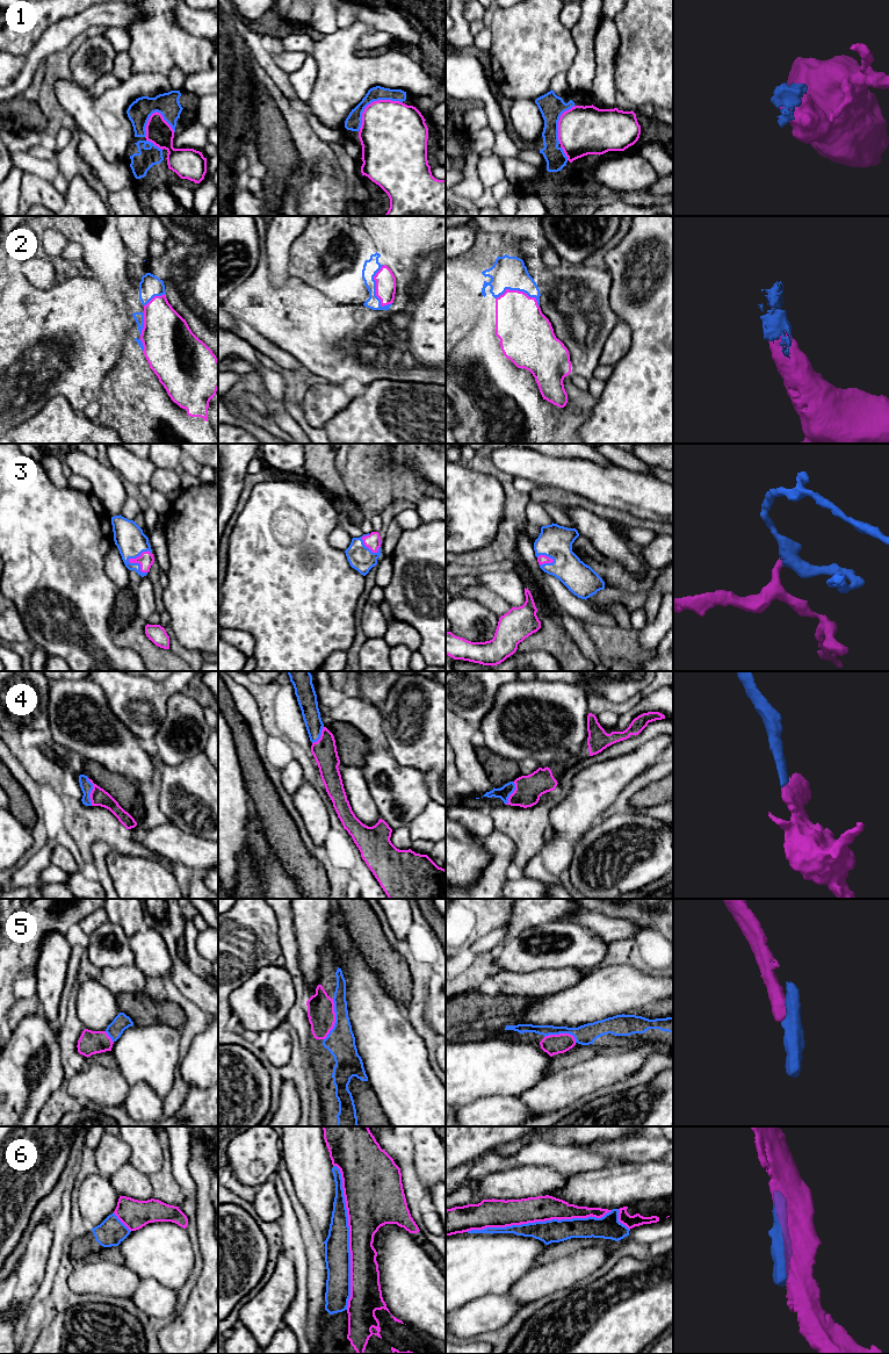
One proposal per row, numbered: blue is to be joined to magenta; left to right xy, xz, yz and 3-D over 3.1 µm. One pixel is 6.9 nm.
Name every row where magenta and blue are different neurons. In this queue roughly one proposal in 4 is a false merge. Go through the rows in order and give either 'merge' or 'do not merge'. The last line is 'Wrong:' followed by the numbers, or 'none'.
1: do not merge
2: merge
3: merge
4: merge
5: merge
6: do not merge
Wrong: 1, 6

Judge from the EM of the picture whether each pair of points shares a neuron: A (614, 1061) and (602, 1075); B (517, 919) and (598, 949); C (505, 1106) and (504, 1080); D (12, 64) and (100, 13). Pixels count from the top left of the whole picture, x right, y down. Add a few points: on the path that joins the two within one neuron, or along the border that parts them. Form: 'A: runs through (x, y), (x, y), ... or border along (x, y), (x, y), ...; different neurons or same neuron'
A: runs through (611, 1065), (604, 1072); same neuron
B: border along (562, 921), (548, 921), (529, 926), (511, 938); different neurons
C: border along (517, 1095), (489, 1095), (482, 1096), (478, 1100); different neurons
D: border along (24, 57), (24, 64), (13, 83); different neurons

